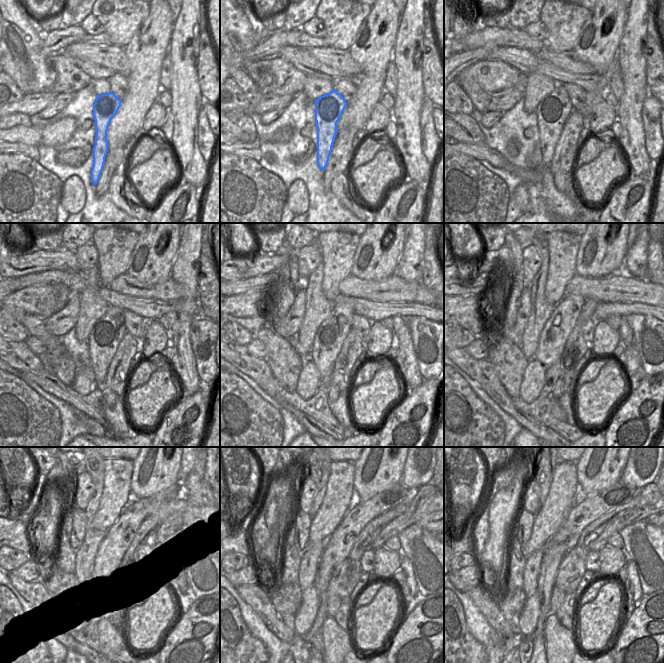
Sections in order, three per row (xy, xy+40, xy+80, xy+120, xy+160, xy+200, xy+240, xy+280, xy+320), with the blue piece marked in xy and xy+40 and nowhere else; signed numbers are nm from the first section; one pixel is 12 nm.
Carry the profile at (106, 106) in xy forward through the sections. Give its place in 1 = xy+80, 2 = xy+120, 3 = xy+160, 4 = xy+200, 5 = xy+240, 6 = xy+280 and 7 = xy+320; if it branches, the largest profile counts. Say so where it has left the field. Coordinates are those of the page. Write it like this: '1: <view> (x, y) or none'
1: xy+80 (554, 109)
2: xy+120 (106, 334)
3: xy+160 (329, 337)
4: xy+200 (553, 337)
5: xy+240 (117, 539)
6: xy+280 (339, 544)
7: xy+320 (597, 504)

